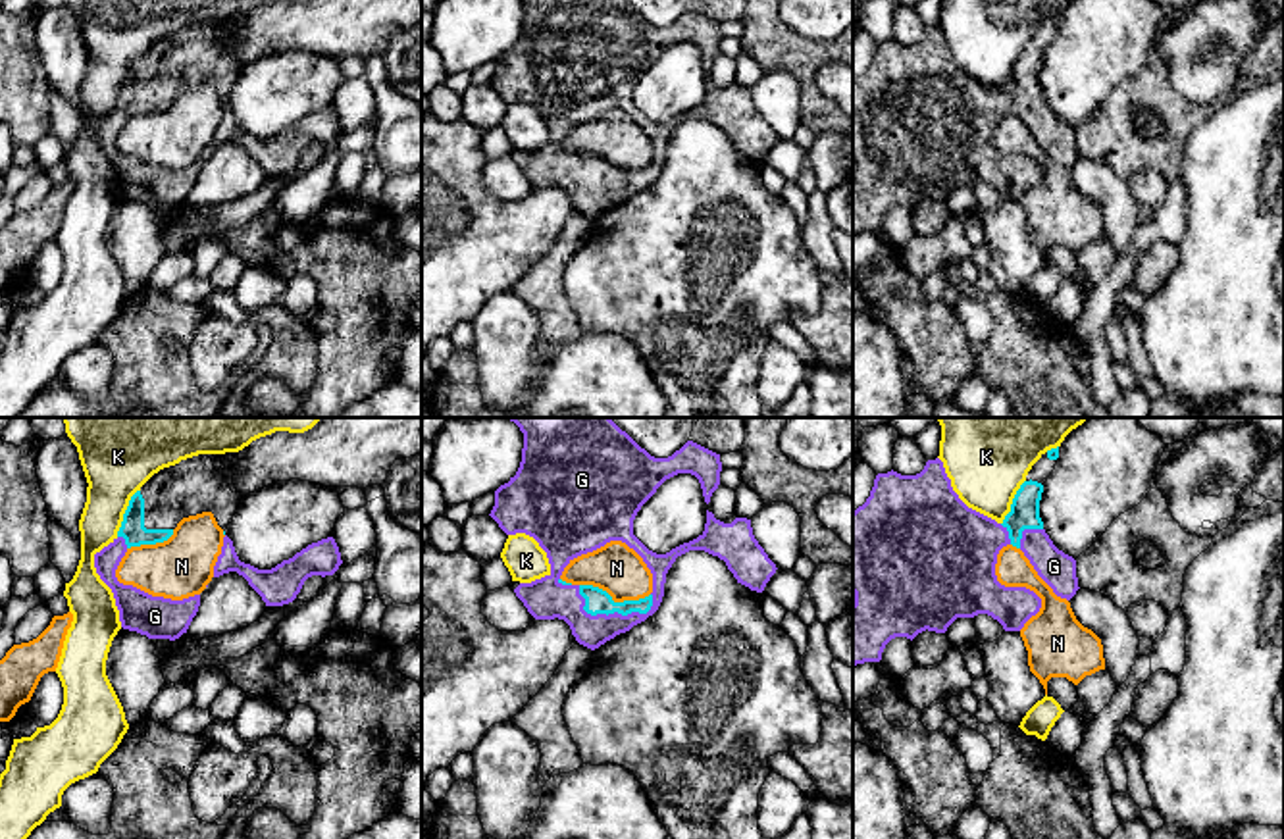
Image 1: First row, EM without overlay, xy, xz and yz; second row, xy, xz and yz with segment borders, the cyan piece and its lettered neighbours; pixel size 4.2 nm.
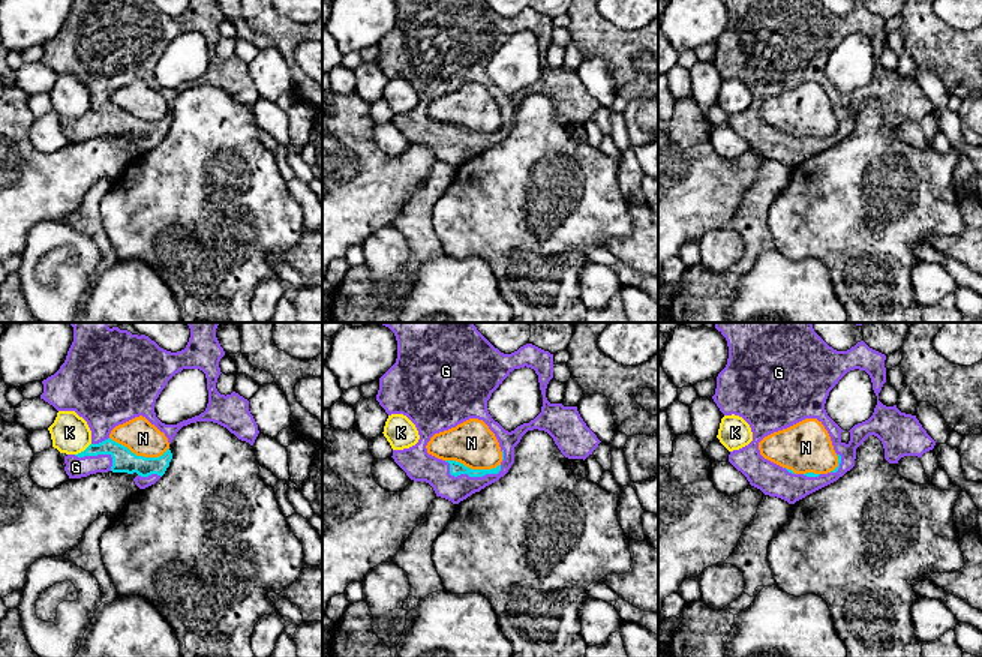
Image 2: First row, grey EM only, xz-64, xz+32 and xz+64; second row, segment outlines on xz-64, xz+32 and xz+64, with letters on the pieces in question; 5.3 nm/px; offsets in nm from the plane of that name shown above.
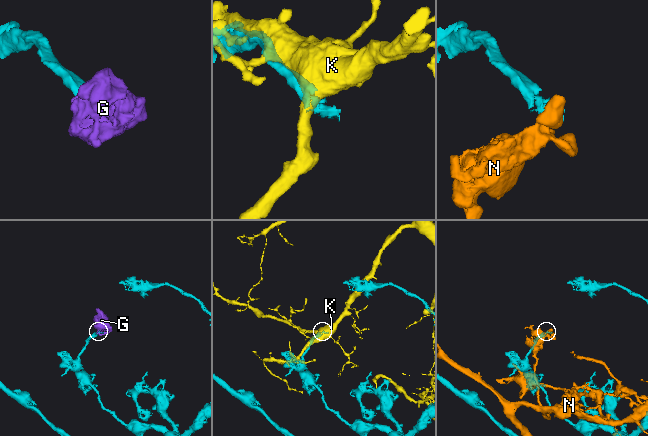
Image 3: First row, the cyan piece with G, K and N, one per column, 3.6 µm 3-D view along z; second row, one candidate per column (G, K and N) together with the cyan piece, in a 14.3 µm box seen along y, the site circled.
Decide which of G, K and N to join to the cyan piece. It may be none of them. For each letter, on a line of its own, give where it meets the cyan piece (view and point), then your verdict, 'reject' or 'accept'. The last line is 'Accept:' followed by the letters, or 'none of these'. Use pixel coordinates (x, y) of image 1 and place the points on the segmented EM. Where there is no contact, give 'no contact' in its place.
G: meets cyan in xz at (607, 614); accept
K: meets cyan in xy at (126, 512); reject
N: meets cyan in xz at (613, 601); reject
Accept: G

